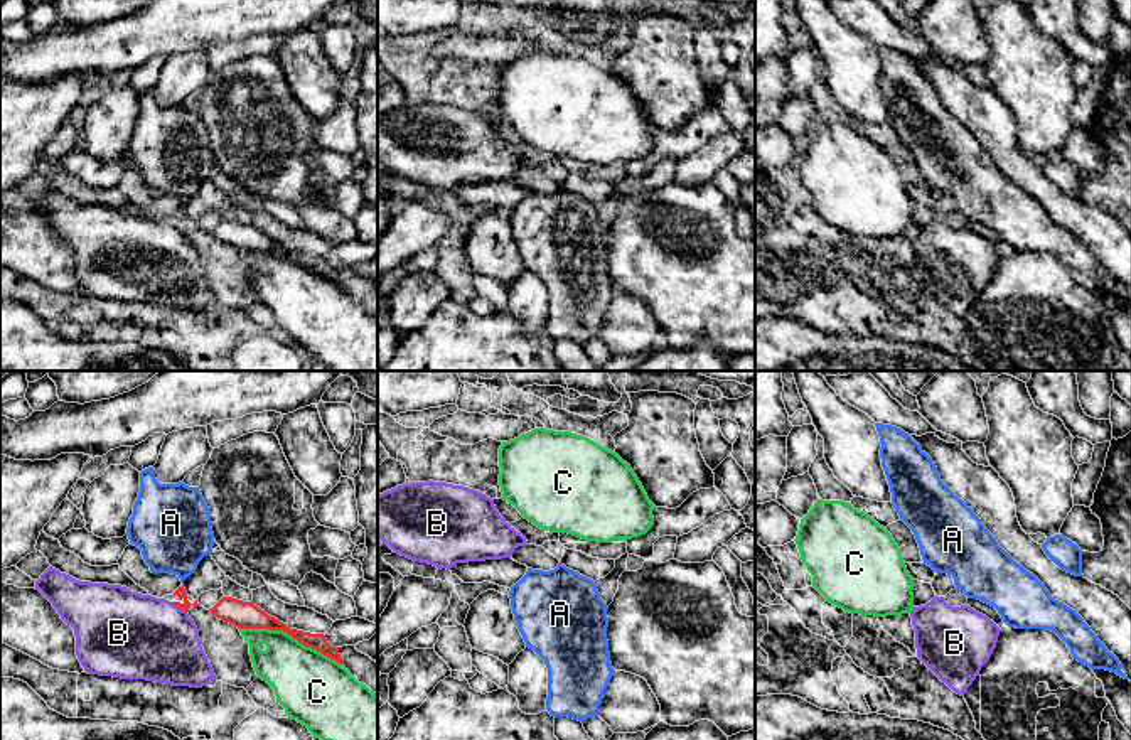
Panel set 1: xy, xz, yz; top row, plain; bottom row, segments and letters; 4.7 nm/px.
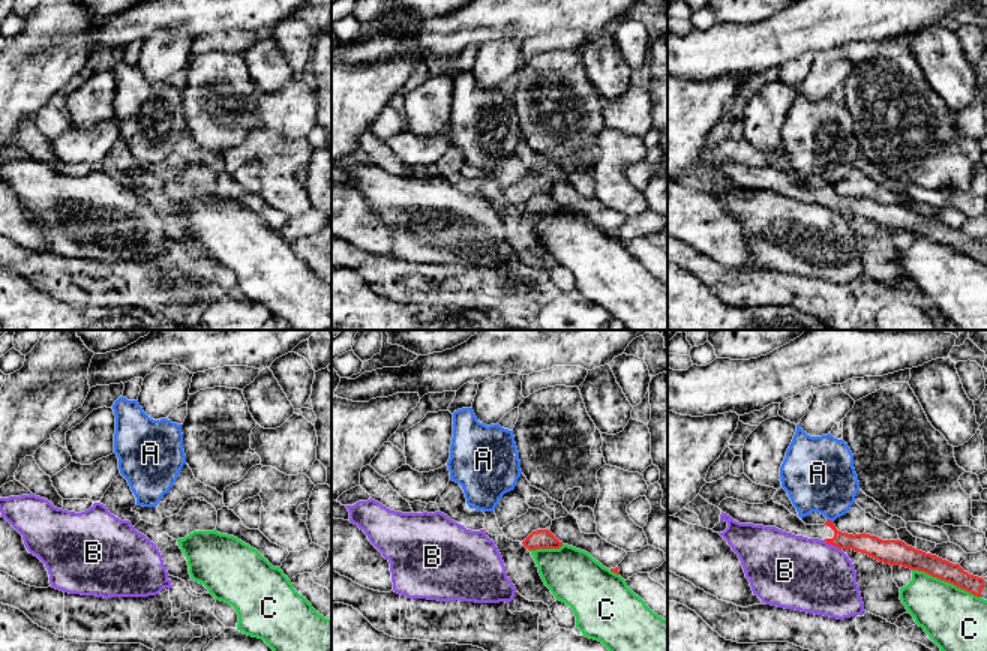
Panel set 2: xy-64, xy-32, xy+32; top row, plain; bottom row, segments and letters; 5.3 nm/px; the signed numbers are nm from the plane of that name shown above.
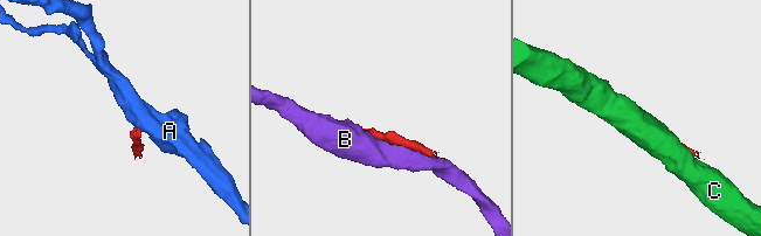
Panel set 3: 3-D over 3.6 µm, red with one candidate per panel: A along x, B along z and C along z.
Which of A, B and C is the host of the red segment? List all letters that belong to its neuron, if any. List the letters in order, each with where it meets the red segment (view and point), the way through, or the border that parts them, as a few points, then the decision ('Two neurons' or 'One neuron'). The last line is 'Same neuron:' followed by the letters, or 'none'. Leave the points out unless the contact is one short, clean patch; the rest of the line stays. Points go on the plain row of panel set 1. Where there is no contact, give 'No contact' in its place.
A: Touches red at yz (958, 211). Boundary: yz (956, 209), (963, 214). Two neurons
B: Touches red at xy (179, 230). Boundary: xy (171, 225), (186, 235). Two neurons
C: Touches red at xy (290, 257). Two neurons
Same neuron: none

